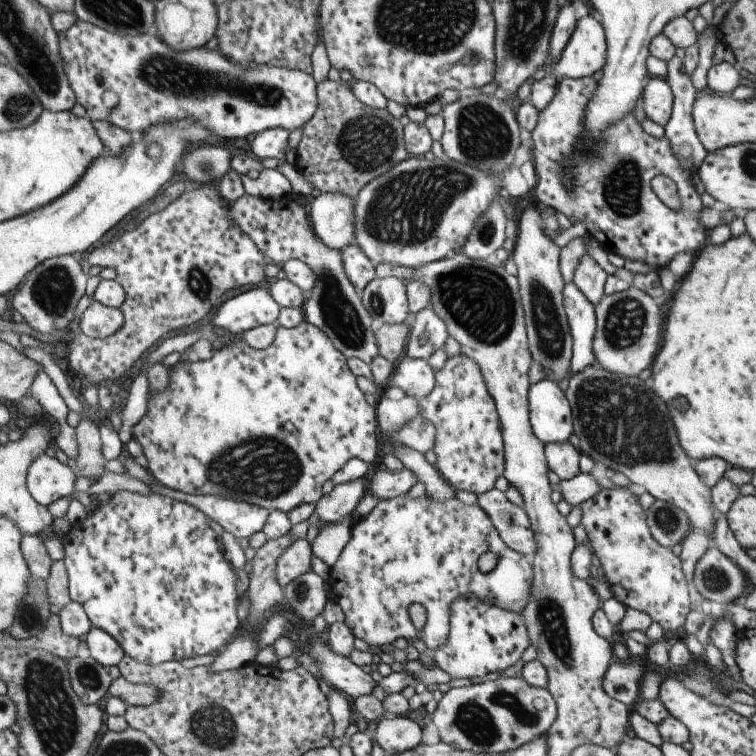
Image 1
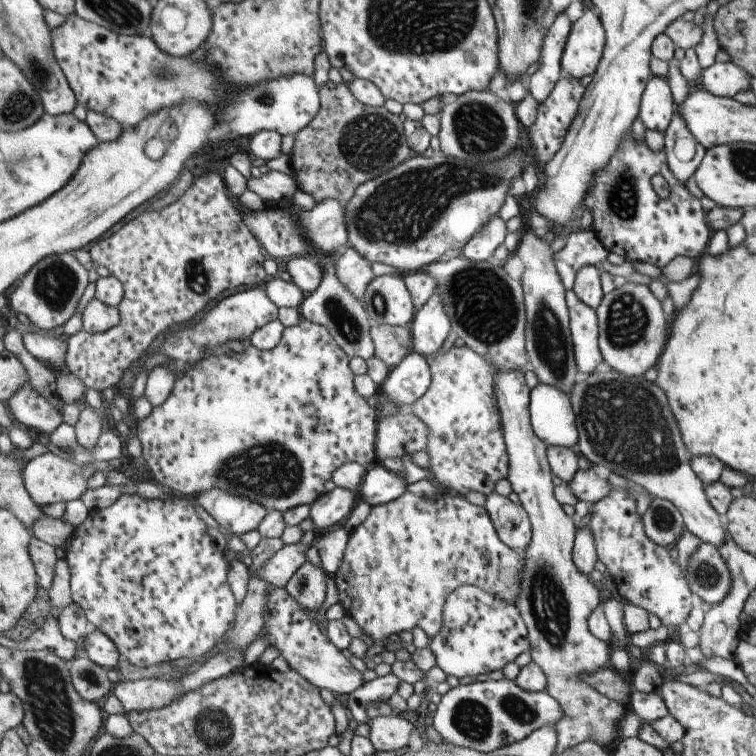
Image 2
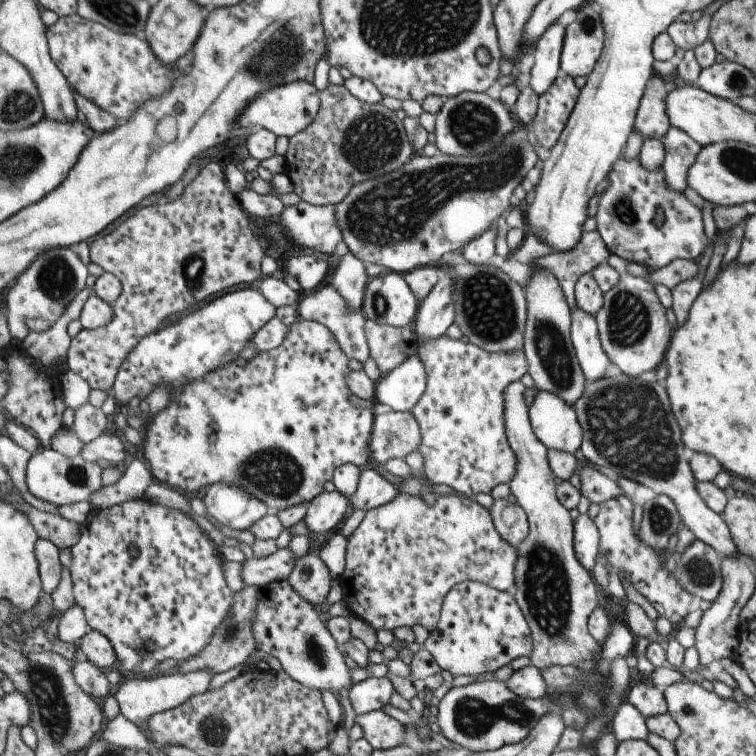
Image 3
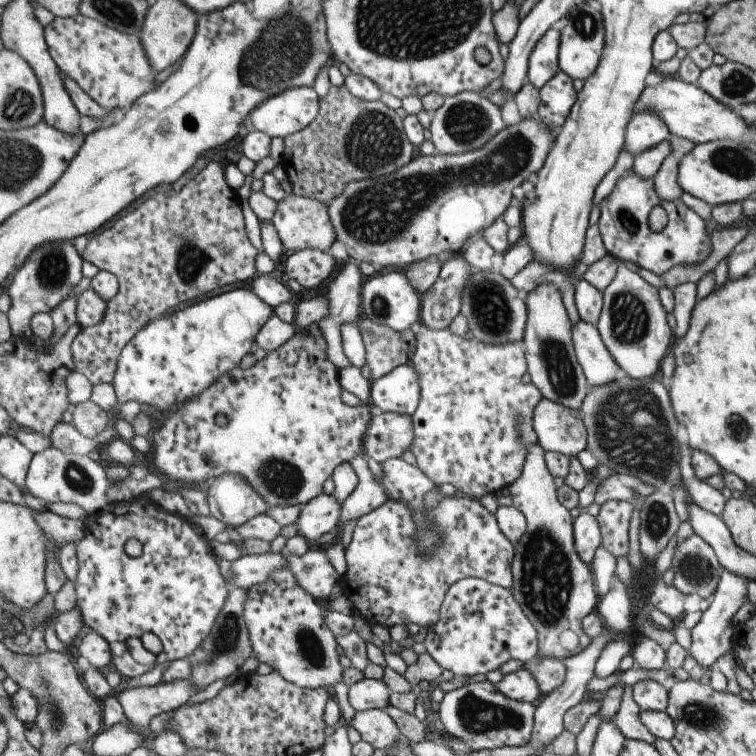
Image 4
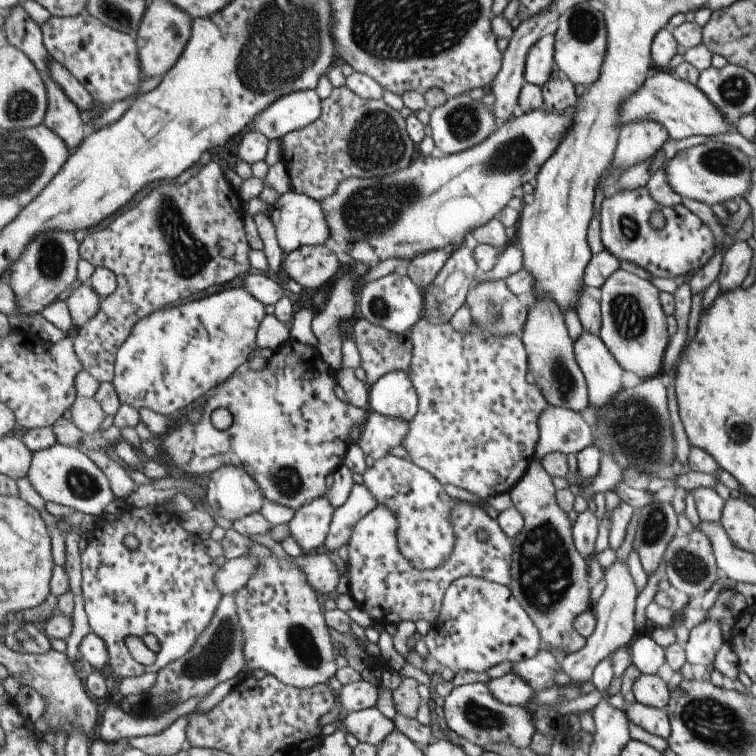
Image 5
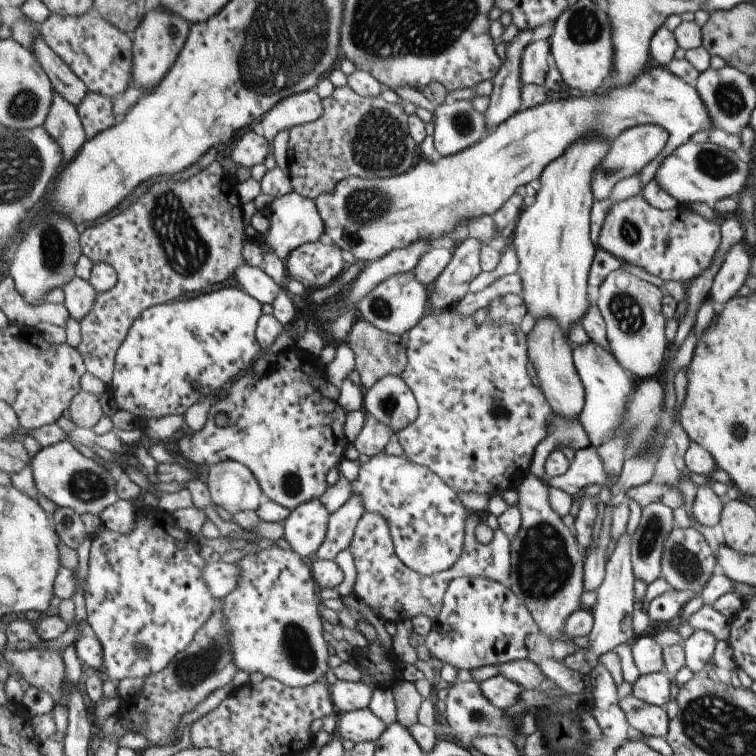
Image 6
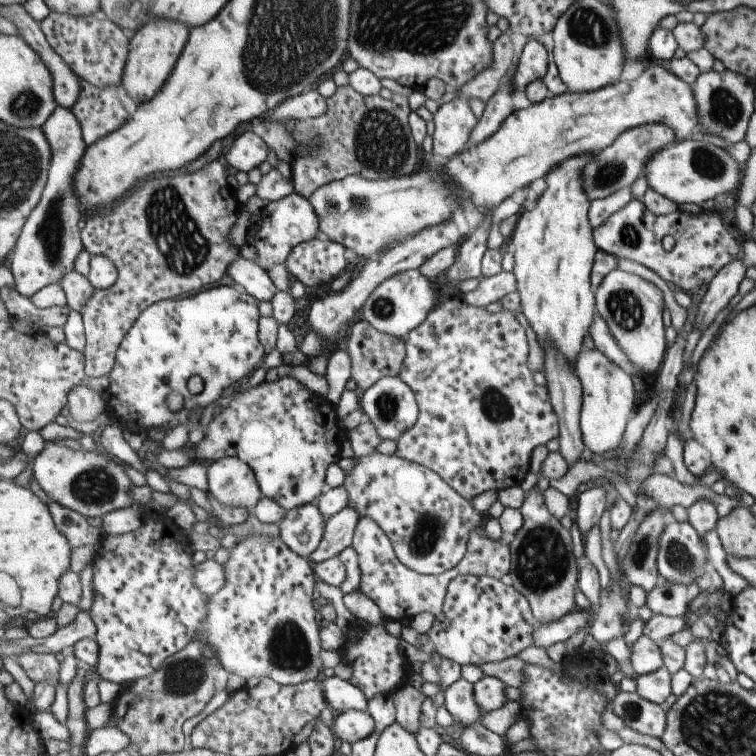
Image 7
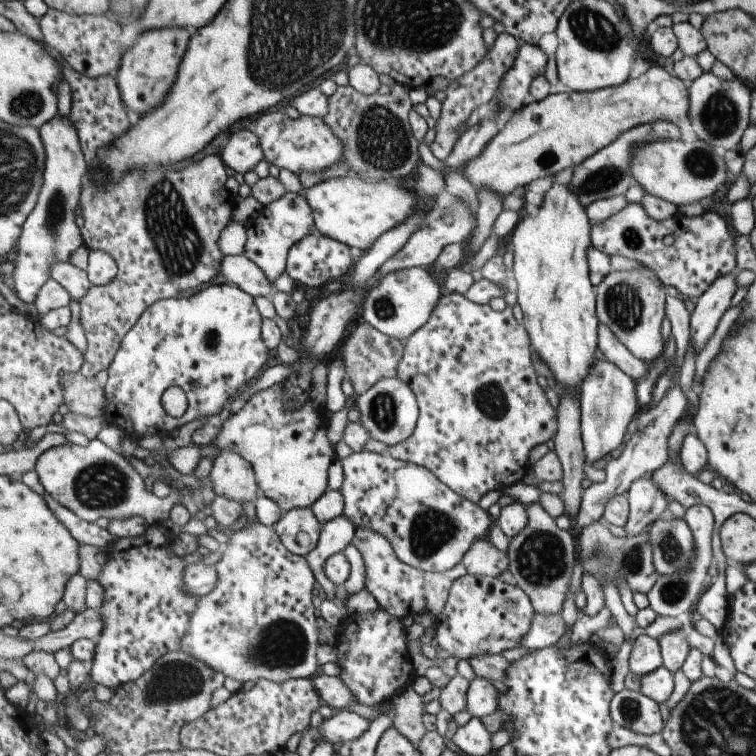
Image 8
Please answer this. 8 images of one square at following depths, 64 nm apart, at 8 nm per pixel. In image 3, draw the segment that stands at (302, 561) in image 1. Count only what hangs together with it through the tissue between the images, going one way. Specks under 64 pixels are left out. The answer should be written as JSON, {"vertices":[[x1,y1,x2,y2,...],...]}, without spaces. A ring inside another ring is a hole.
{"vertices":[[289,548,276,551,266,558,256,558,241,562,241,576,245,586,266,589,274,581,287,579,294,570,298,558]]}

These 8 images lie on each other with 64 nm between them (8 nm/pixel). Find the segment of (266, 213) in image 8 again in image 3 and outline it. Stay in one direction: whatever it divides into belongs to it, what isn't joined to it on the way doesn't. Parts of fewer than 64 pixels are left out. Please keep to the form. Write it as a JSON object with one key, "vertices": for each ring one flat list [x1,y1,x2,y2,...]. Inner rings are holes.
{"vertices":[[300,201,286,206,278,219,294,246,311,248,319,254,332,253,337,244,345,240,337,224,335,204,314,205]]}

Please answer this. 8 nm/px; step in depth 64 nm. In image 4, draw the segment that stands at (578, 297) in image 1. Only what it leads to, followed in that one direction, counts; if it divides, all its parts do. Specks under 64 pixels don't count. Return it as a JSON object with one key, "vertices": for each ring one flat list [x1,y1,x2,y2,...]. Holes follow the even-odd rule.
{"vertices":[[580,319,573,327,577,363,591,388,603,387,620,377,620,370,593,325]]}

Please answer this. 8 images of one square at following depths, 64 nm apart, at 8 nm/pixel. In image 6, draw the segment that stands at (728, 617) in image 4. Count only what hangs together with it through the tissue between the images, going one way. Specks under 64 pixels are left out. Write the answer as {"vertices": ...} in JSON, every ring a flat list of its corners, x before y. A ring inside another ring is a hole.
{"vertices":[[703,629,695,630,683,641,684,665,695,673,711,662,717,640]]}

